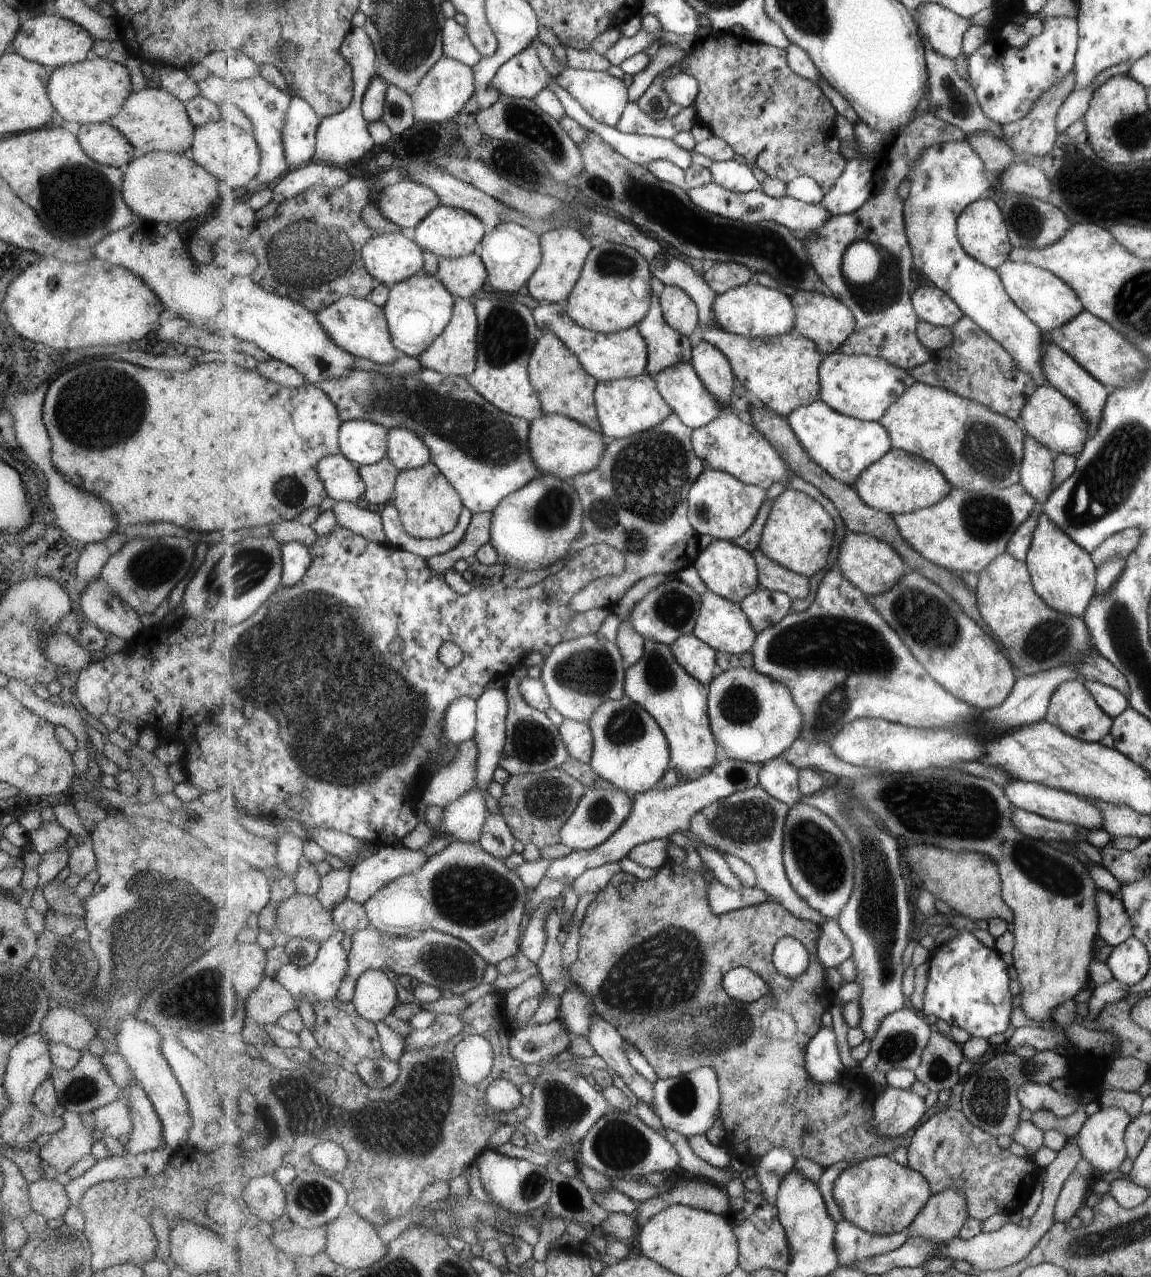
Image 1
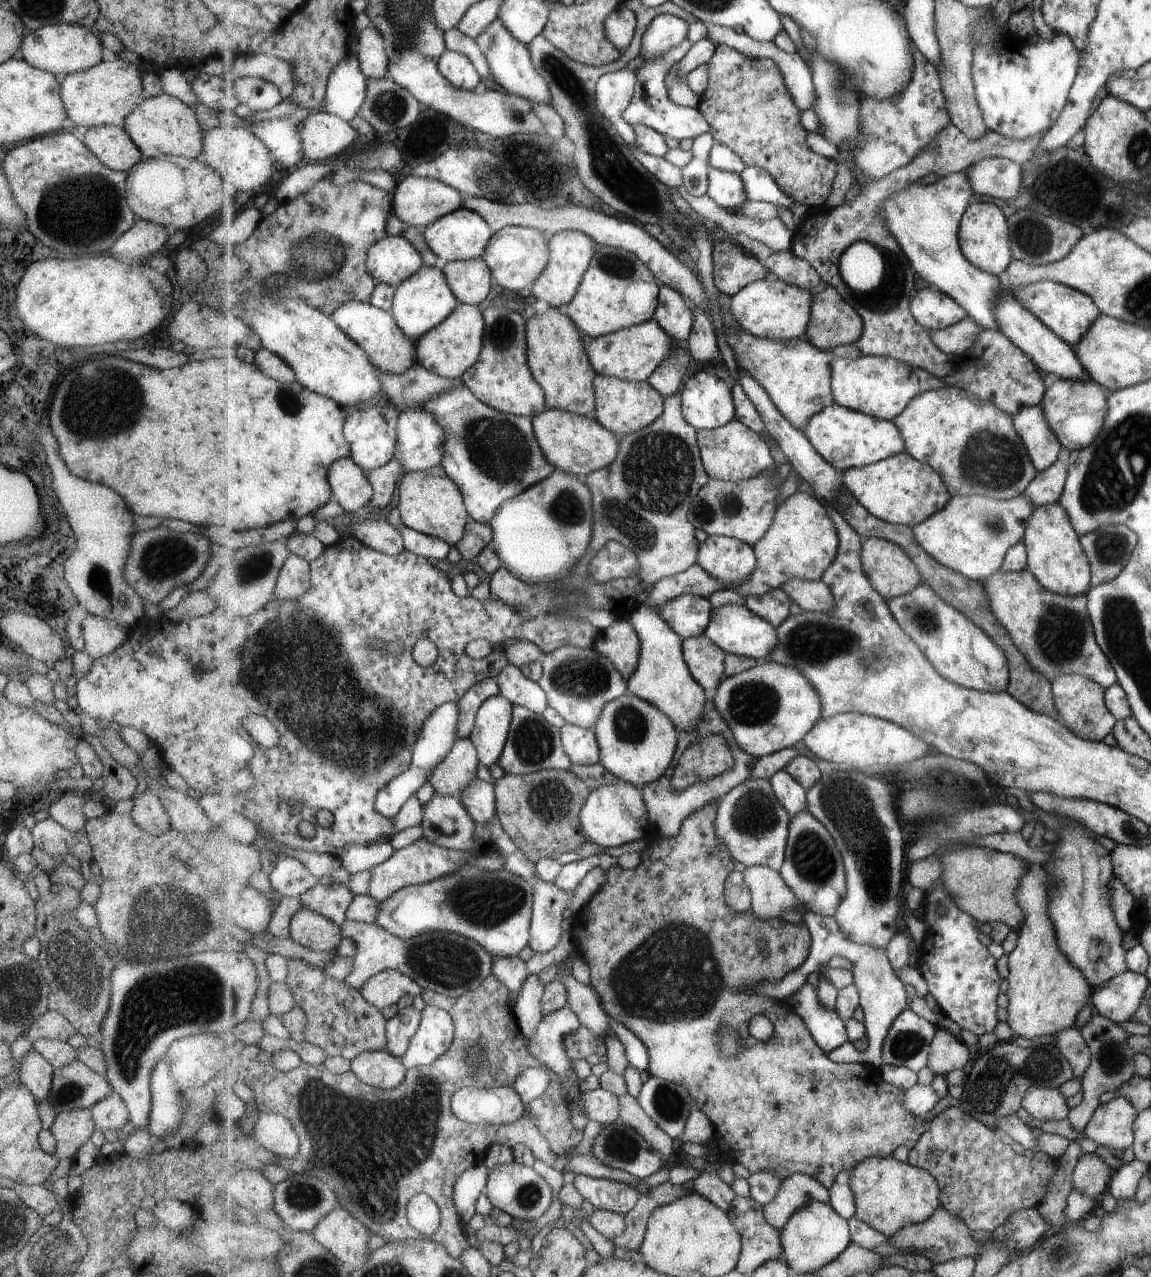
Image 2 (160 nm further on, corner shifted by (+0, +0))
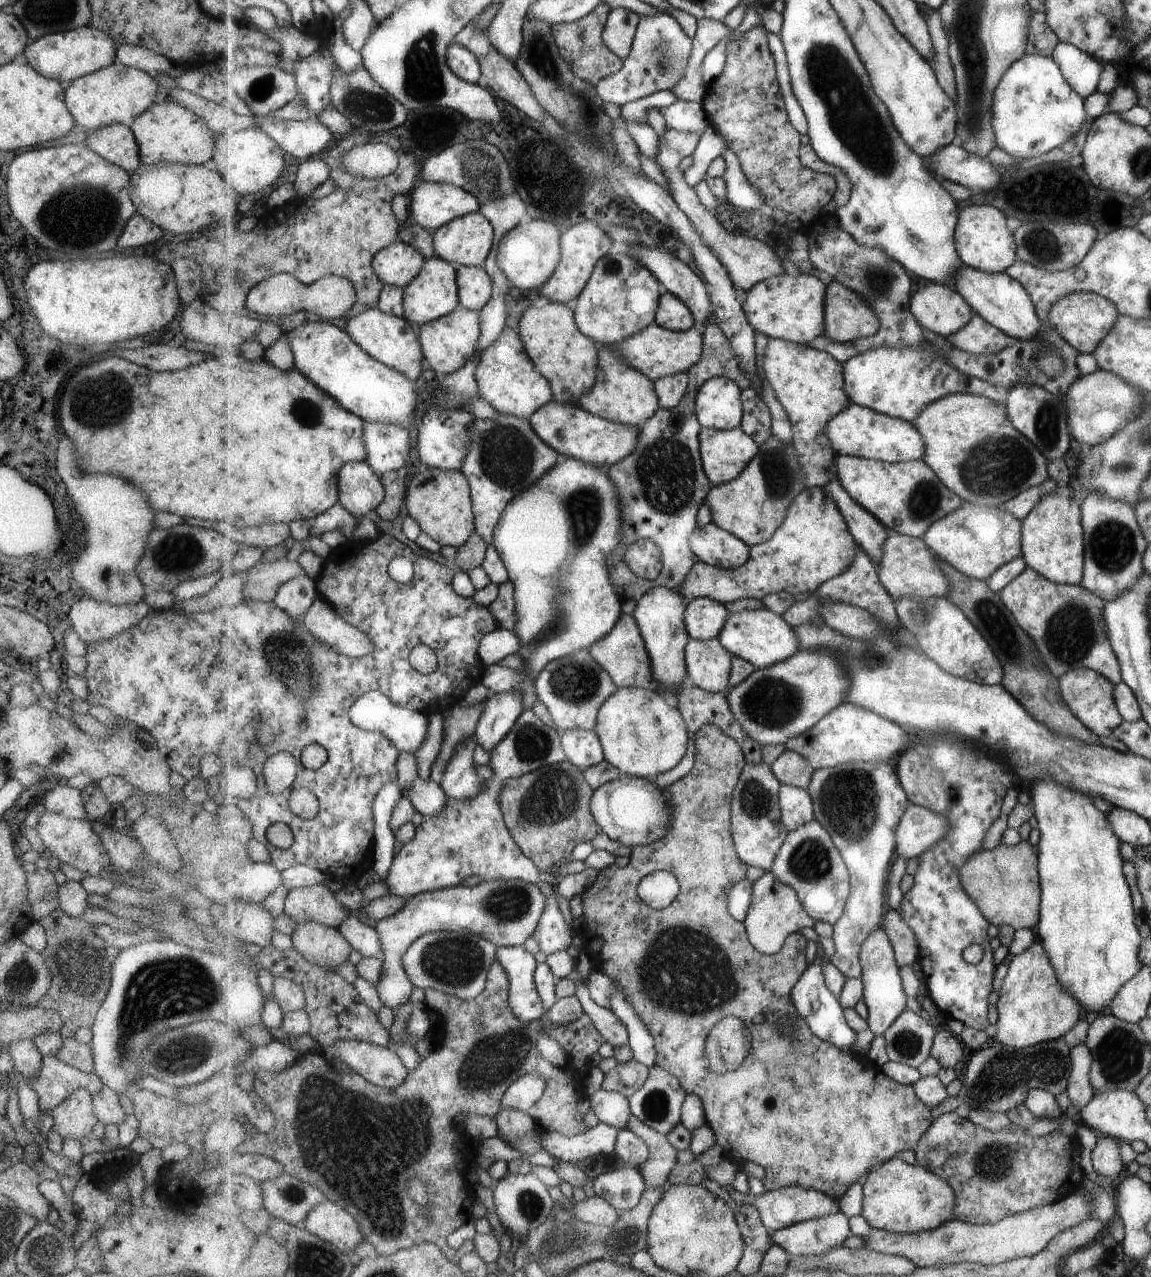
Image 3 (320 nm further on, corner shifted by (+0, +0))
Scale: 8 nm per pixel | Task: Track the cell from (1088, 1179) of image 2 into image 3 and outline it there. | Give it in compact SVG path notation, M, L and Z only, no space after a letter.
M1098 1136L1090 1151L1090 1160L1097 1174L1112 1180L1119 1174L1123 1165L1119 1157L1118 1142L1113 1140L1113 1137Z

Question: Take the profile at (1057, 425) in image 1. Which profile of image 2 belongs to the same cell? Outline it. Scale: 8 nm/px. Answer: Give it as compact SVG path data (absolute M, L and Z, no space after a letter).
M1057 379L1046 388L1039 405L1055 438L1065 447L1065 453L1085 448L1102 432L1106 418L1106 398L1103 388L1091 379L1085 382Z

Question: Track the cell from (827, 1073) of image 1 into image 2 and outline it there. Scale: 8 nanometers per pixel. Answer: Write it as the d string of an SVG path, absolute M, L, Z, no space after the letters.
M806 982L787 1001L795 1005L795 1010L803 1016L815 1040L826 1053L850 1040L846 1020L836 1009L821 1002L819 989L811 982Z

